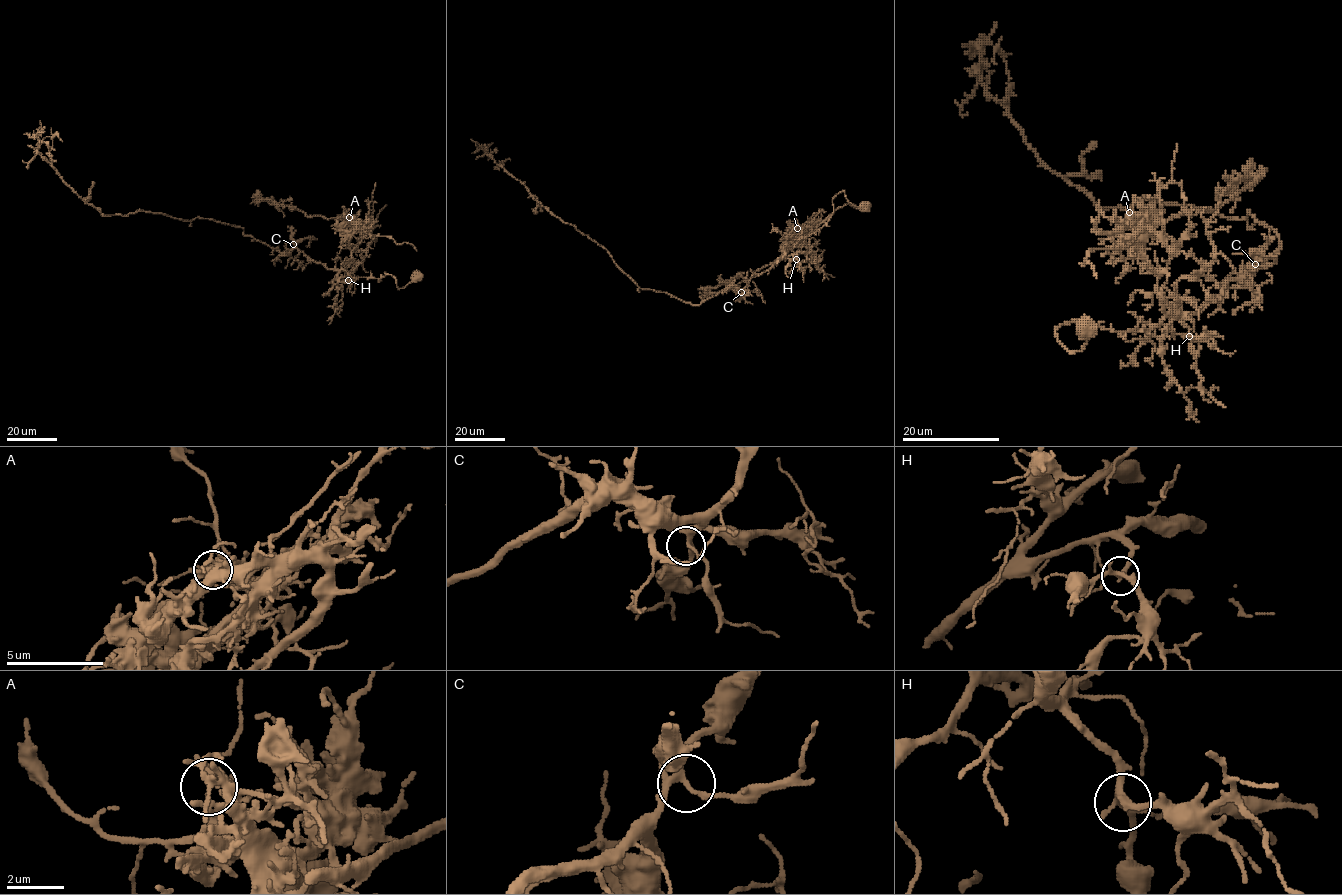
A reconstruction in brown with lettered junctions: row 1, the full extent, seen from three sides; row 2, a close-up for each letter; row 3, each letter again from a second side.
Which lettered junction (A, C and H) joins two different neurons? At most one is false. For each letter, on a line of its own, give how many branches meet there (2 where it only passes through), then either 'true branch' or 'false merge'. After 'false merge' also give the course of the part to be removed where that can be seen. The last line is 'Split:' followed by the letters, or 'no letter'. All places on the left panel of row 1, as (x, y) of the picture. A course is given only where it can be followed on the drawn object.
A: 6 branches meet; false merge; foreign part runs (348, 218), (355, 219), (352, 230), (351, 224), (337, 219), (307, 216), (301, 210), (261, 199), (296, 208)
C: 4 branches meet; true branch
H: 4 branches meet; true branch
Split: A

